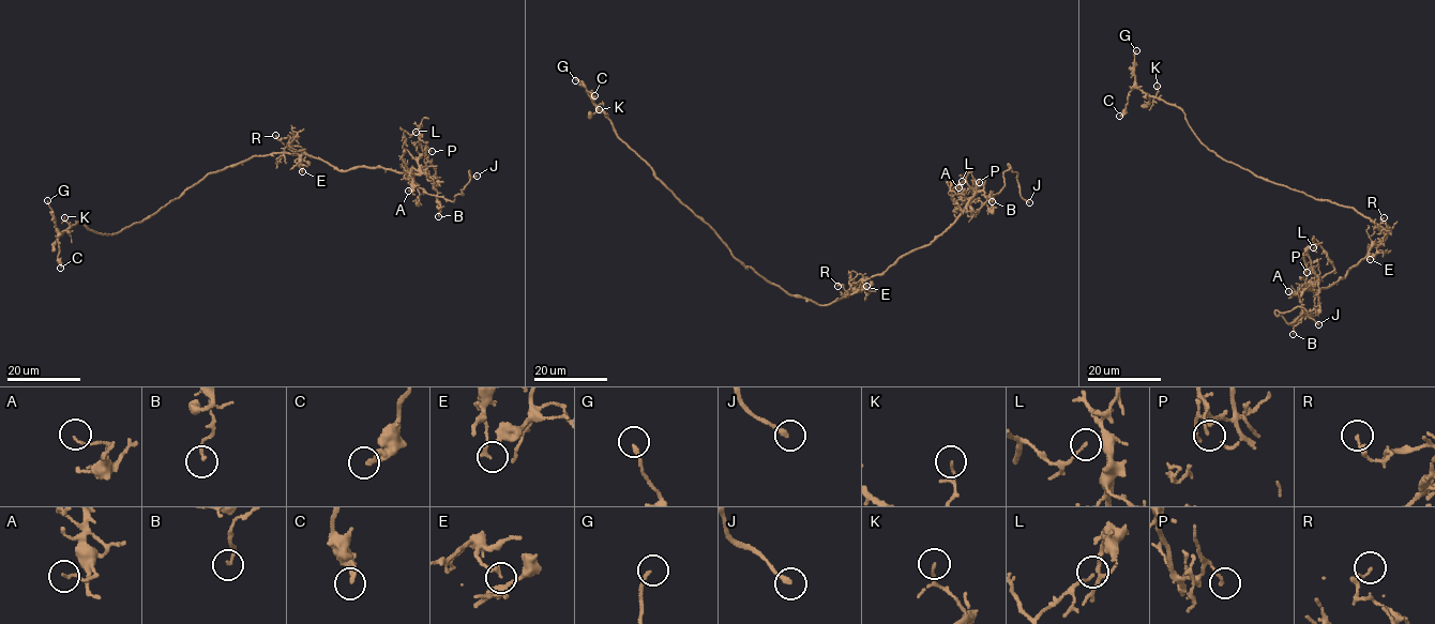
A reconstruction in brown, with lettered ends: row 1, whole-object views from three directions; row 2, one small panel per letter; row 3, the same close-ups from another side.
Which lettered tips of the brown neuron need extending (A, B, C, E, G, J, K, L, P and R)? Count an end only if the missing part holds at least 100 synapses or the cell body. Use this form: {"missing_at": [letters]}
{"missing_at": ["J"]}

